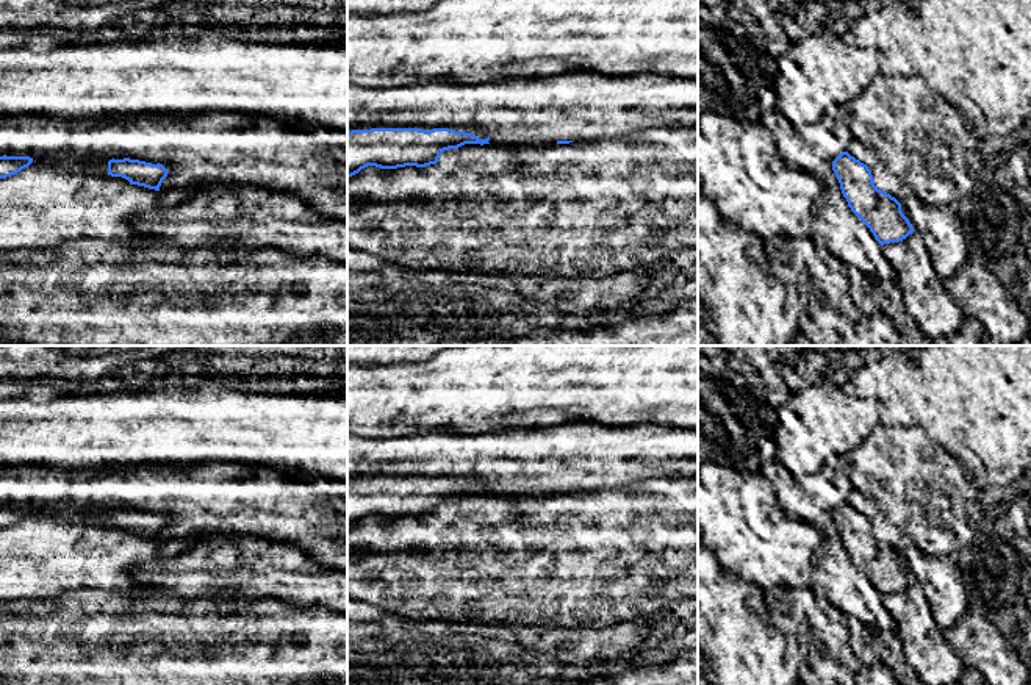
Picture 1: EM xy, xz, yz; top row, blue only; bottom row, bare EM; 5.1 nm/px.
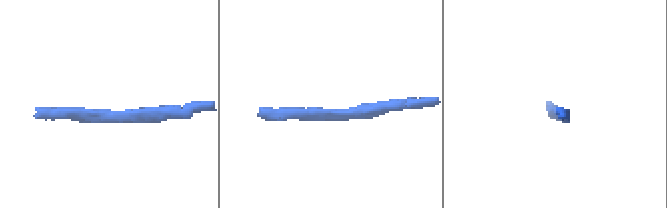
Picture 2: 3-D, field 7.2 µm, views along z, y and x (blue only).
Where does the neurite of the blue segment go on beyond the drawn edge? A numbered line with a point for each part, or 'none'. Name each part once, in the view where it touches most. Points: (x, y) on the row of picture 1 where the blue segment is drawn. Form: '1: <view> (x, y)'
none

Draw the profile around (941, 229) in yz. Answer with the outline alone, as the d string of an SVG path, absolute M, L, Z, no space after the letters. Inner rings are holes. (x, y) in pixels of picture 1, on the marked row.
M907 195L900 203L914 231L921 235L936 272L943 280L953 277L968 261L968 244L954 205L928 205L917 195Z

